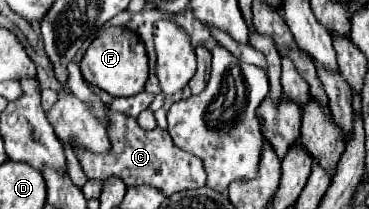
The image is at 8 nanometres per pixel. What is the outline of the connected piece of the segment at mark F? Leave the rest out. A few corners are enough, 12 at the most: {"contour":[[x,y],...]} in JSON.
{"contour":[[109,26],[81,60],[83,78],[111,96],[139,94],[145,44]]}

